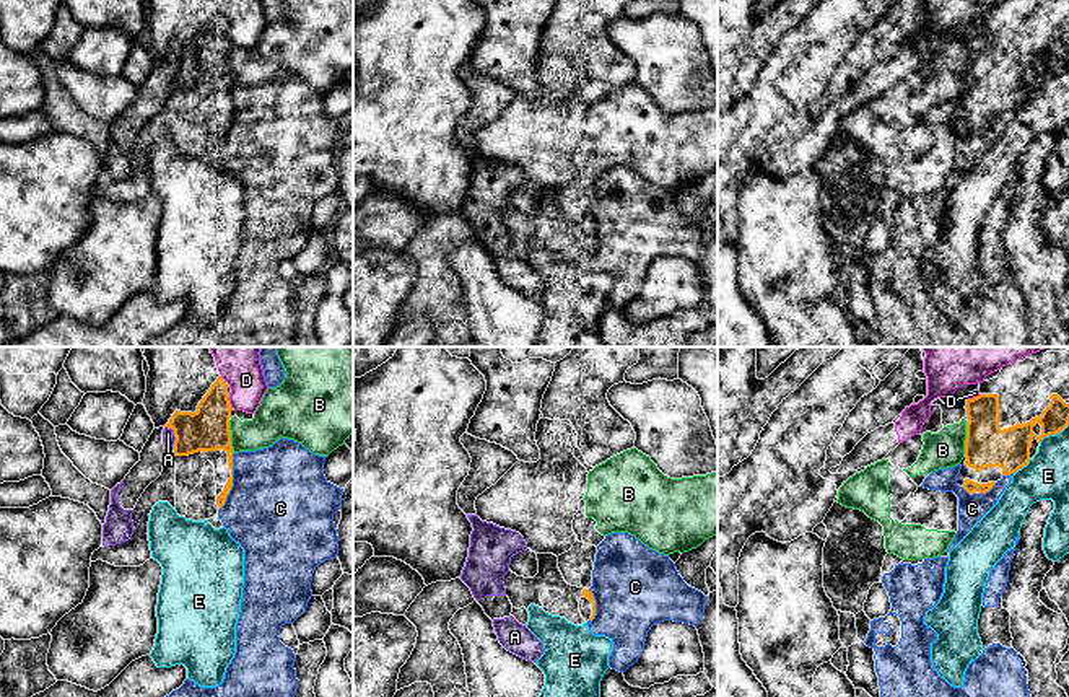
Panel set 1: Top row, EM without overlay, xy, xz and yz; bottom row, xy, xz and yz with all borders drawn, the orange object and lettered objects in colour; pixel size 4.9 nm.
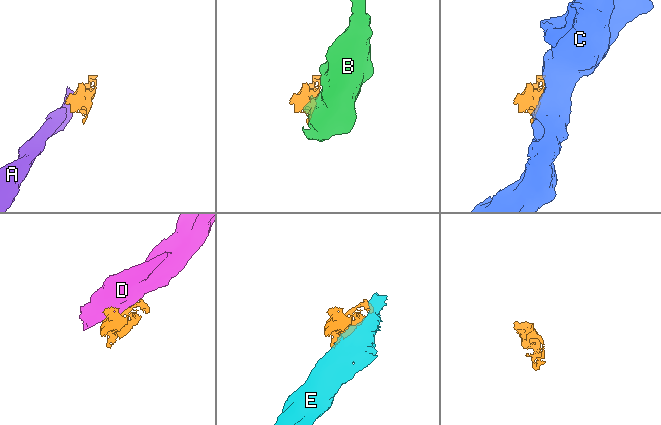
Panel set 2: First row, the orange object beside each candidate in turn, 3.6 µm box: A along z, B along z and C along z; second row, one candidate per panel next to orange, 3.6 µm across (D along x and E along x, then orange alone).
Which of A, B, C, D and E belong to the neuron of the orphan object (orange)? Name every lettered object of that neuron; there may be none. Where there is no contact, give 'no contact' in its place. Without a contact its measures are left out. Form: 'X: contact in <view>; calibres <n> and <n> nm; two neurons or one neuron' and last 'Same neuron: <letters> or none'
A: contact in xy; calibres 200 and 60 nm; two neurons
B: contact in xy; calibres 200 and 200 nm; two neurons
C: contact in xy; calibres 150 and 480 nm; two neurons
D: contact in xy; calibres 200 and 180 nm; two neurons
E: contact in yz; calibres 200 and 220 nm; two neurons
Same neuron: none

